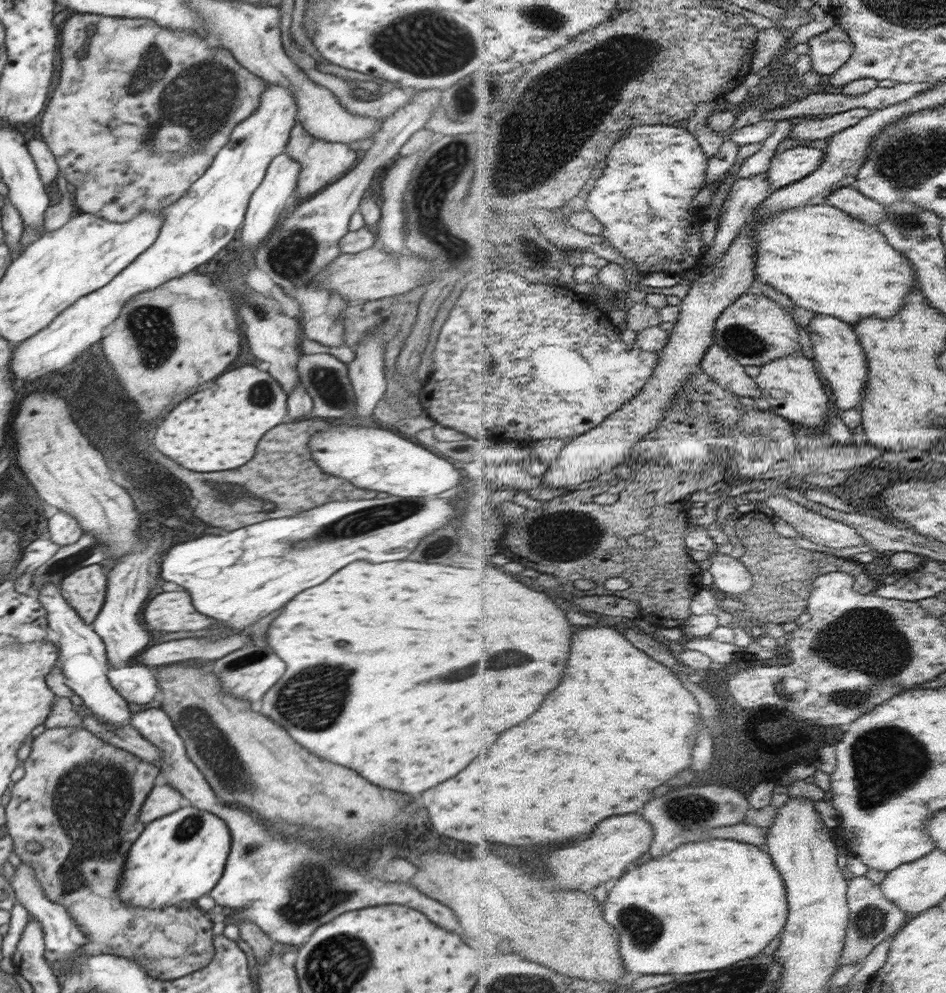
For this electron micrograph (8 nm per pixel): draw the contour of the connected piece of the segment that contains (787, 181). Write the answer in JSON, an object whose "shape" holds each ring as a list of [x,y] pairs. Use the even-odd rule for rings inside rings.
{"shape":[[[810,146],[788,149],[773,158],[769,179],[776,189],[800,182],[821,168],[826,153],[825,149]]]}

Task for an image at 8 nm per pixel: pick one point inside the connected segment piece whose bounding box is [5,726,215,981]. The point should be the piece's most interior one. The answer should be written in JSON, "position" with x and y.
{"position":[88,793]}

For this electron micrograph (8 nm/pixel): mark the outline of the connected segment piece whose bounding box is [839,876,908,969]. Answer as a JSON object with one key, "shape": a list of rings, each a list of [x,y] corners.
{"shape":[[[868,876],[854,877],[850,881],[849,899],[852,908],[851,921],[848,925],[848,942],[839,964],[840,969],[847,964],[865,963],[877,946],[892,936],[897,937],[908,924],[907,912],[884,895],[883,884],[874,884]]]}

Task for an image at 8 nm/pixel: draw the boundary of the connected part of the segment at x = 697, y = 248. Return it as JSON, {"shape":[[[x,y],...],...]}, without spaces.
{"shape":[[[644,125],[638,128],[630,129],[615,145],[609,154],[607,161],[609,162],[608,168],[604,176],[598,181],[596,188],[593,189],[588,201],[588,209],[590,209],[605,226],[603,235],[610,240],[611,245],[618,251],[622,252],[626,258],[632,260],[638,266],[638,272],[655,273],[665,272],[672,275],[684,275],[686,273],[693,273],[695,270],[703,270],[705,268],[704,258],[706,255],[702,253],[704,248],[704,211],[693,209],[694,200],[696,196],[702,192],[702,186],[706,184],[706,176],[708,176],[708,159],[704,147],[700,144],[698,138],[688,126],[683,125]]]}

